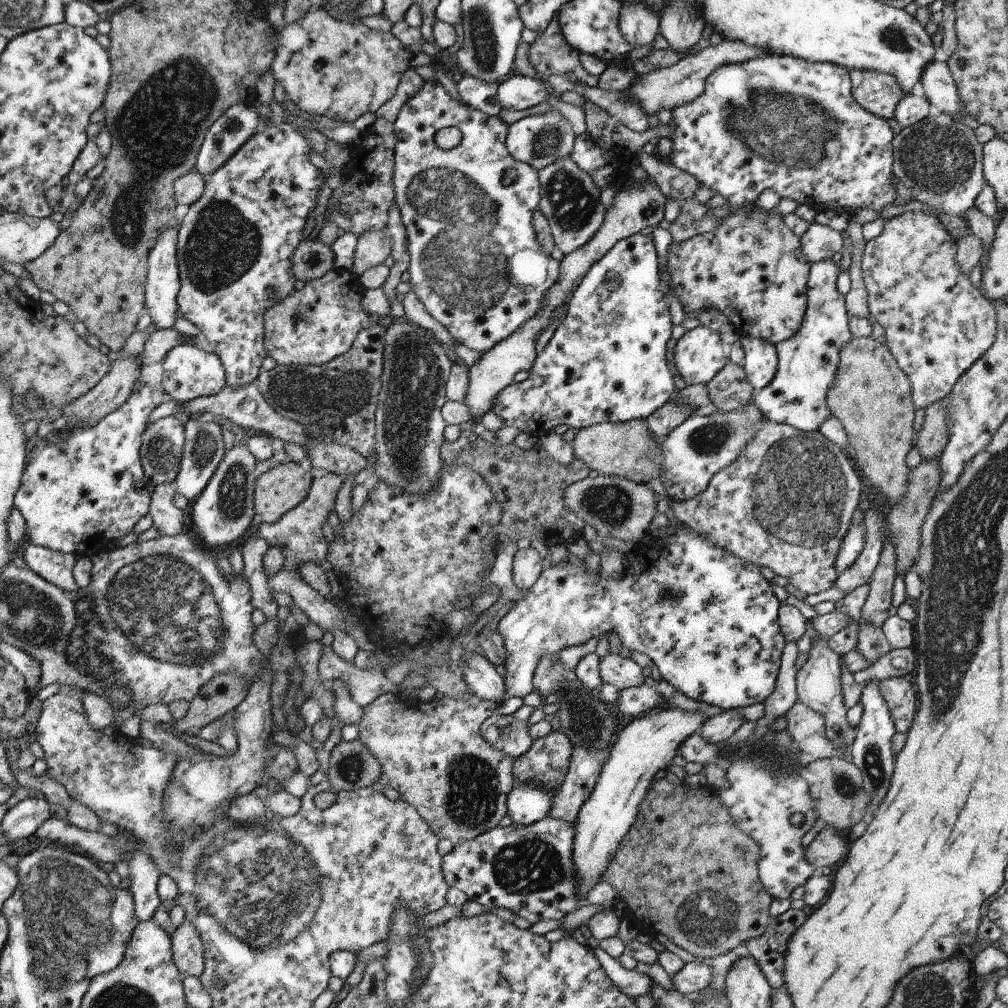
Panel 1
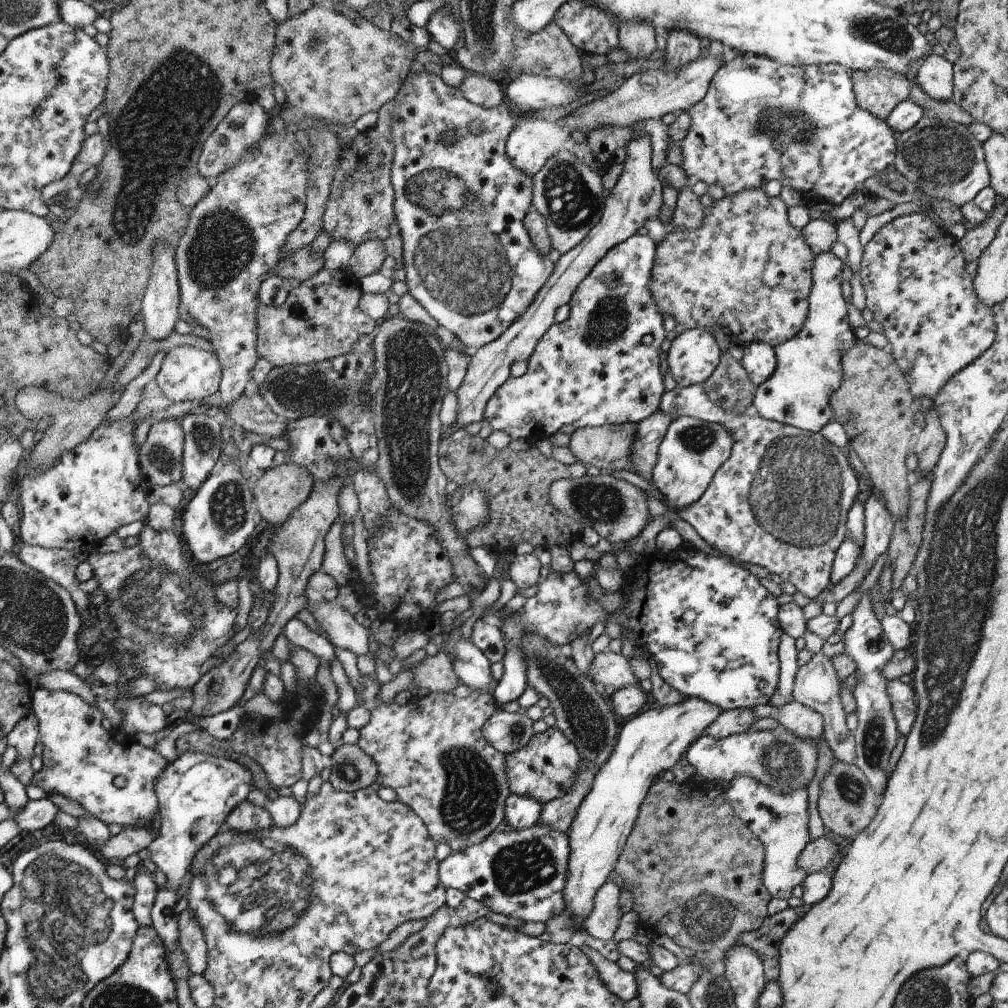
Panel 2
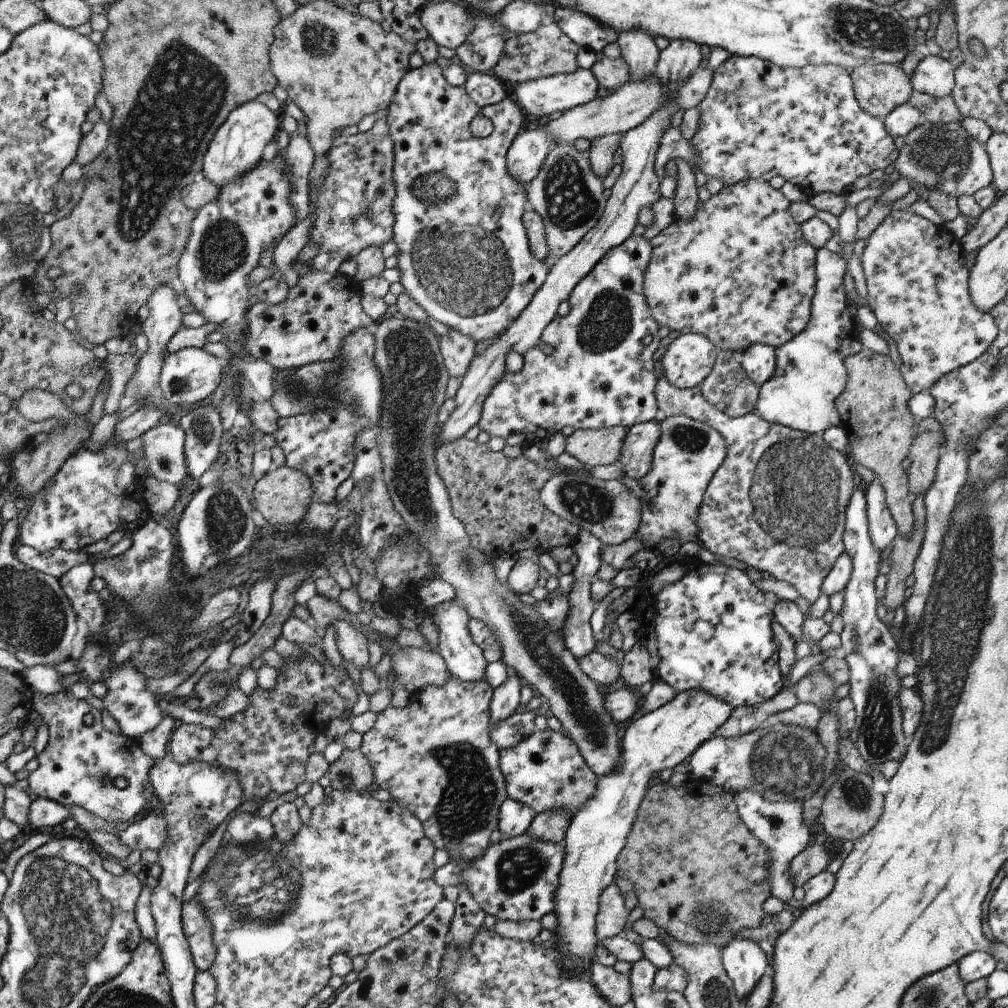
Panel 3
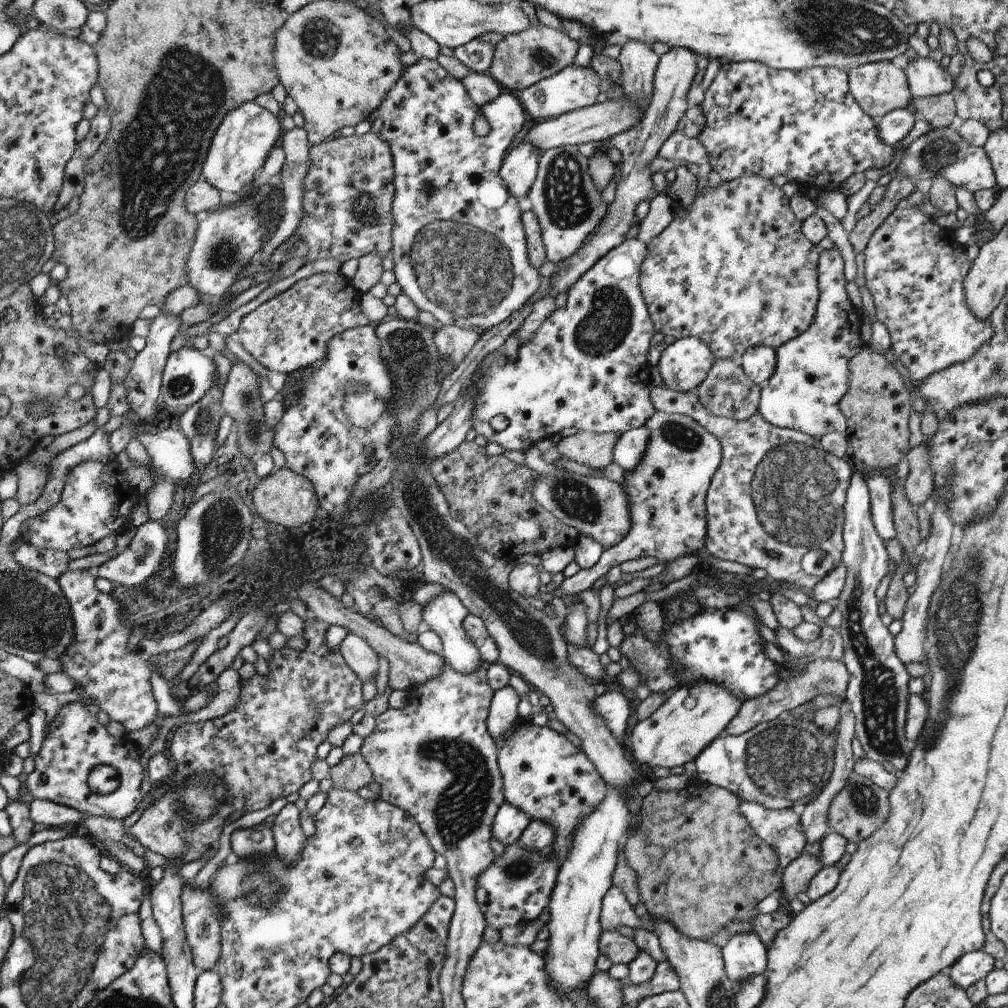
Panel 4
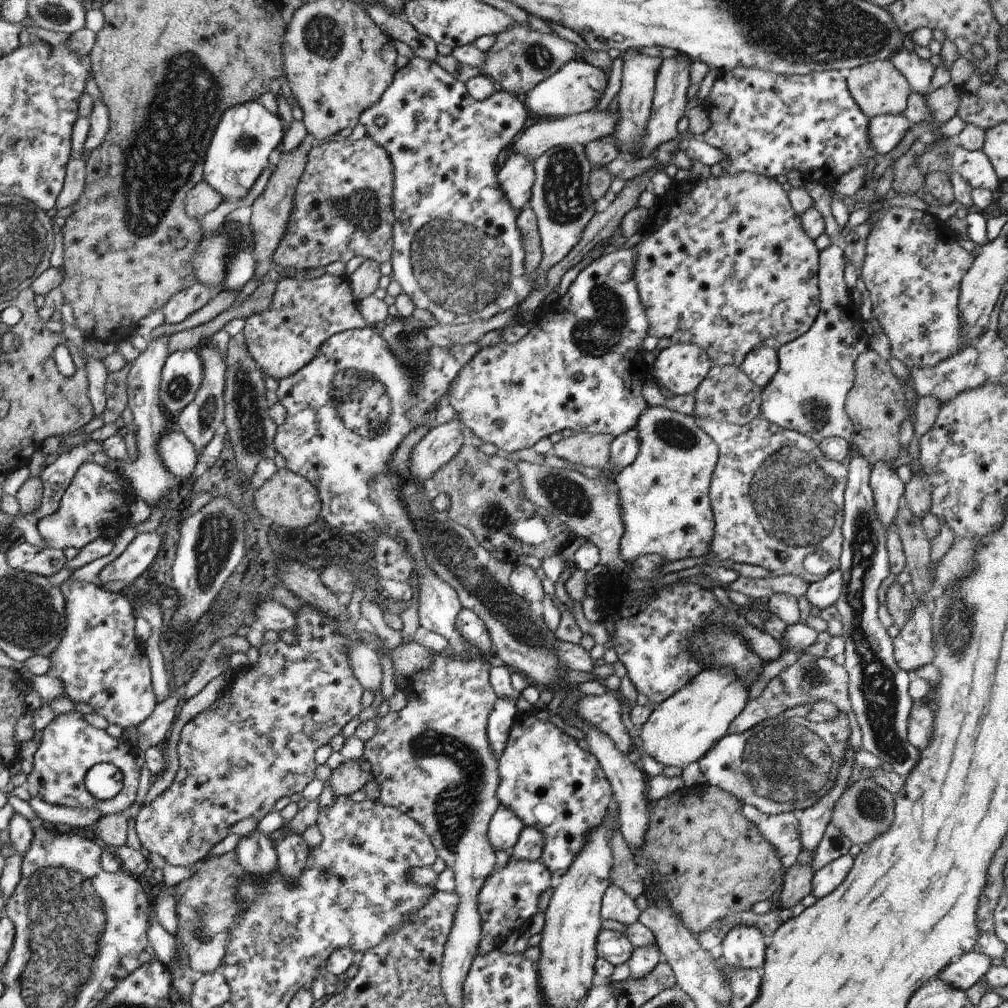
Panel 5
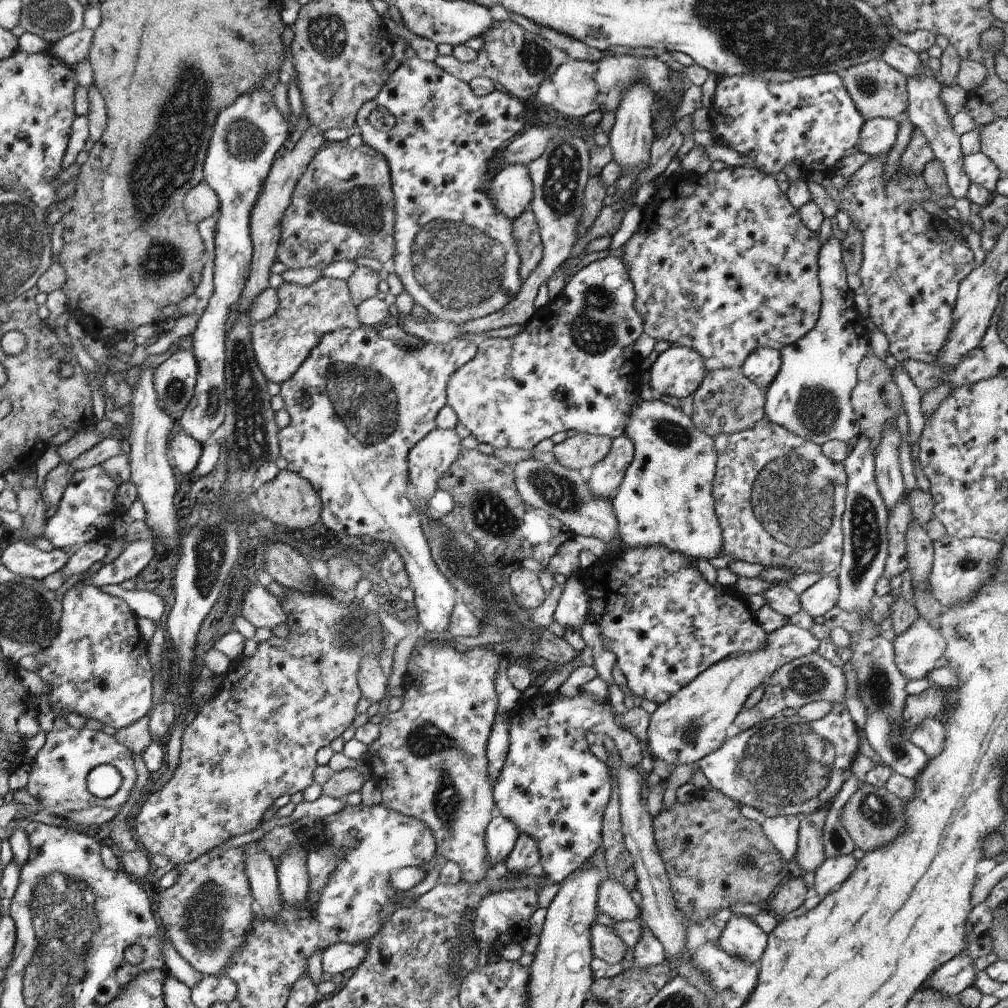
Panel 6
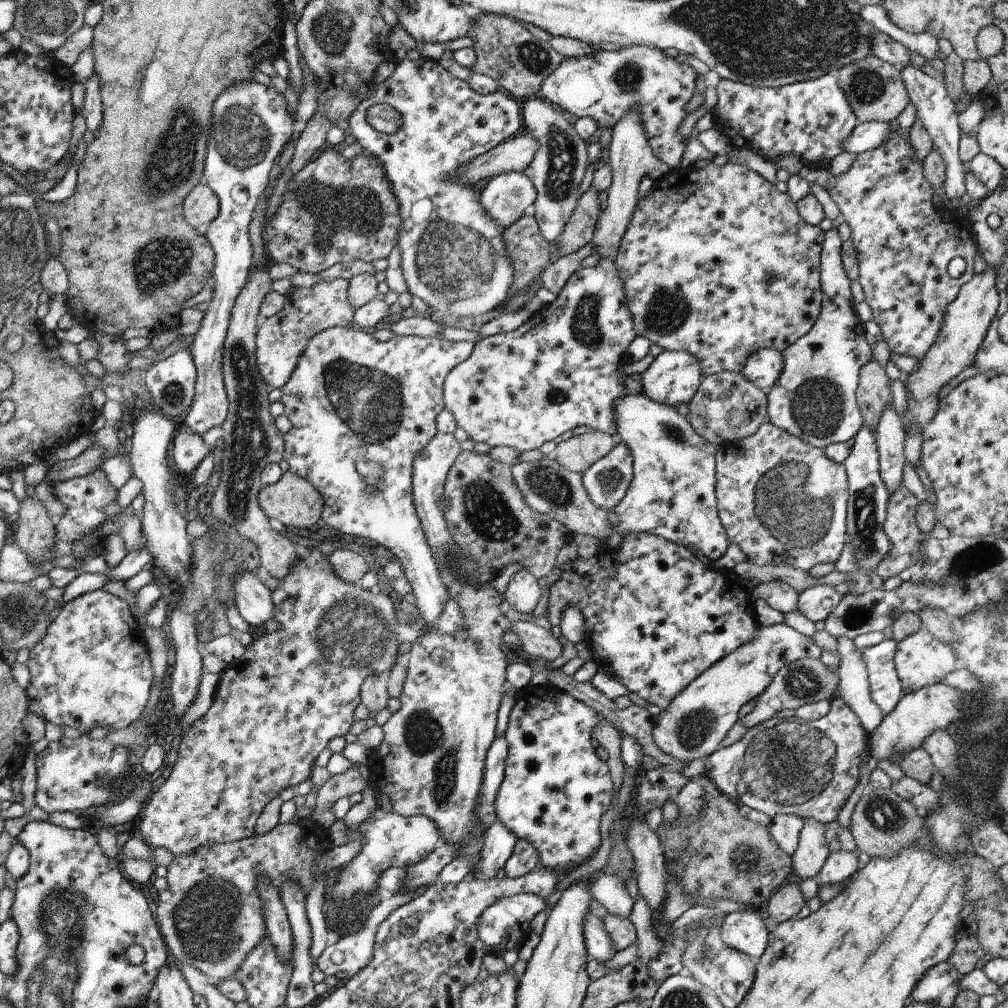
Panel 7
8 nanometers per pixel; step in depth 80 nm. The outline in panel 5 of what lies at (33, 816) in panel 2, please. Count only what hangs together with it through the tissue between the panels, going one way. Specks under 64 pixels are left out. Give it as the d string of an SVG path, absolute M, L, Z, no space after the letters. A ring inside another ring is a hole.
M36 796L31 797L29 803L40 822L50 822L66 830L96 824L104 816L98 809L75 809L66 805L53 805Z

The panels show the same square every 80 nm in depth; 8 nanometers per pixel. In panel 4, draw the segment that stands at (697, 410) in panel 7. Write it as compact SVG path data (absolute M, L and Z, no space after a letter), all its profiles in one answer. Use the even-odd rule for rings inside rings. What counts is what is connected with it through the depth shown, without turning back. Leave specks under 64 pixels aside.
M718 359L708 371L708 376L695 389L702 406L714 416L745 421L759 410L761 386L757 385L740 365L732 359Z

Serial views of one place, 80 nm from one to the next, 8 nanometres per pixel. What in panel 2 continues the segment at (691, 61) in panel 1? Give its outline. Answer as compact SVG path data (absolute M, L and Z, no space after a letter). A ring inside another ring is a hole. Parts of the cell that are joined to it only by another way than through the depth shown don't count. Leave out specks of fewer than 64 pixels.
M725 49L722 57L715 58L710 54L704 58L699 57L698 60L692 61L677 71L650 69L643 73L633 74L616 90L608 92L603 98L572 110L569 115L562 118L561 122L570 131L570 134L574 130L584 130L588 134L601 125L632 128L637 121L647 121L650 118L658 120L668 112L688 111L706 96L711 80L715 78L718 69L726 61L741 54Z

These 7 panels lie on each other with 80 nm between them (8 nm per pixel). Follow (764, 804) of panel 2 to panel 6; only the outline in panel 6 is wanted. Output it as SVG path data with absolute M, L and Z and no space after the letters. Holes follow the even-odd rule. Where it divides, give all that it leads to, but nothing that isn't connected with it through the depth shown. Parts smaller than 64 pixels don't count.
M741 805L741 813L748 819L760 823L770 842L780 851L784 860L795 859L799 847L799 824L796 815L769 817L748 805Z

